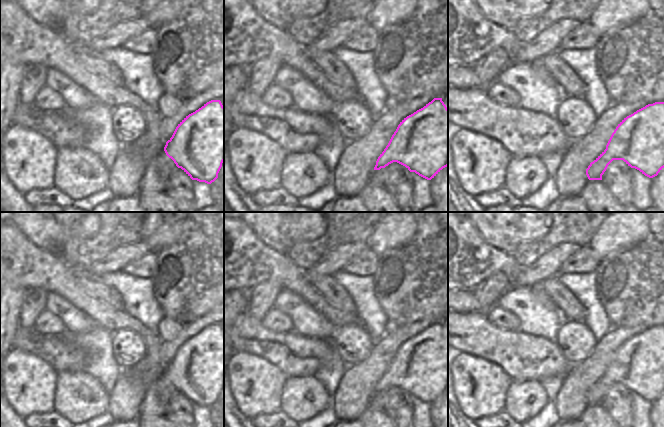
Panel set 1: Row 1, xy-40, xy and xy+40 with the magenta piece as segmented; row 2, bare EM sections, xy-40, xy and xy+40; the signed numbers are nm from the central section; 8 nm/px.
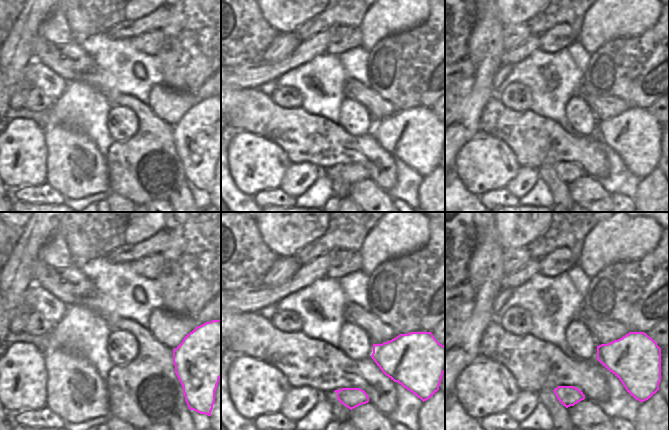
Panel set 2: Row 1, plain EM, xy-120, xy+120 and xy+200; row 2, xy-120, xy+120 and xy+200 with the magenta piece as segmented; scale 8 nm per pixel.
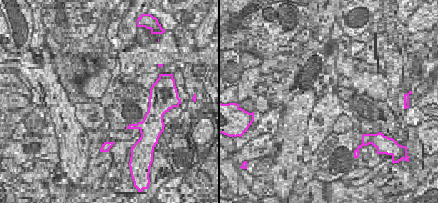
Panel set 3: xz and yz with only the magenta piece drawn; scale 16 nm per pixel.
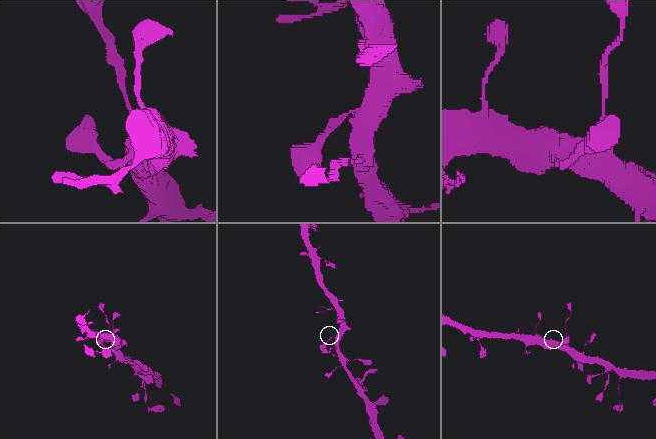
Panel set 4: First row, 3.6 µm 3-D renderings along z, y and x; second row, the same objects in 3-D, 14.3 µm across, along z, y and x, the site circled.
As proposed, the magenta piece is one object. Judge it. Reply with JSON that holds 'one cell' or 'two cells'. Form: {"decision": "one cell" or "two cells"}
{"decision": "one cell"}

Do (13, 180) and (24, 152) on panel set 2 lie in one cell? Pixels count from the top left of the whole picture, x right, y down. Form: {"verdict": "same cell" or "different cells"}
{"verdict": "same cell"}

